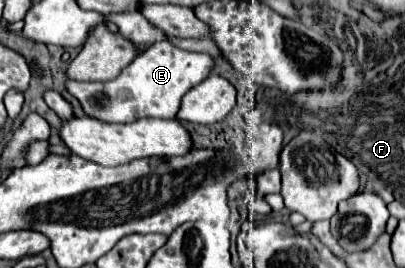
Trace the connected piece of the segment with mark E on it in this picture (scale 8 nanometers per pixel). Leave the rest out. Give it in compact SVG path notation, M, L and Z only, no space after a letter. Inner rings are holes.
M169 40L149 46L145 52L123 68L123 72L111 82L79 82L69 80L67 90L81 102L83 110L91 118L103 122L133 122L137 118L175 118L181 108L181 98L189 88L205 80L215 68L215 60L203 52L181 50Z

